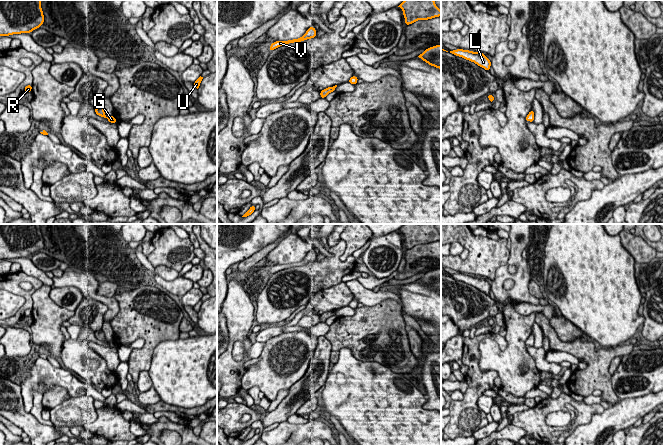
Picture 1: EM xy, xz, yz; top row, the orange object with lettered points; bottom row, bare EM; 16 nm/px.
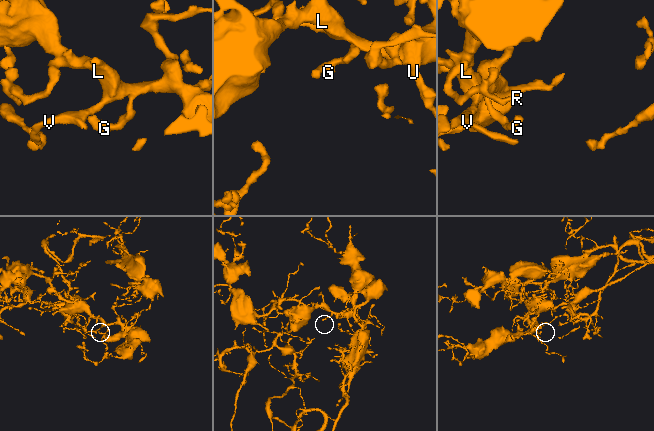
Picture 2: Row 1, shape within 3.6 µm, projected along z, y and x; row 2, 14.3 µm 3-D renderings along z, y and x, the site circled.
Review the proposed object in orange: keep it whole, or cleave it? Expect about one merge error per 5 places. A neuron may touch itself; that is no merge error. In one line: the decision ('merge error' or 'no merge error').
no merge error

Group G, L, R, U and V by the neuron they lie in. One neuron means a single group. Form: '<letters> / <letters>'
G L R U V

